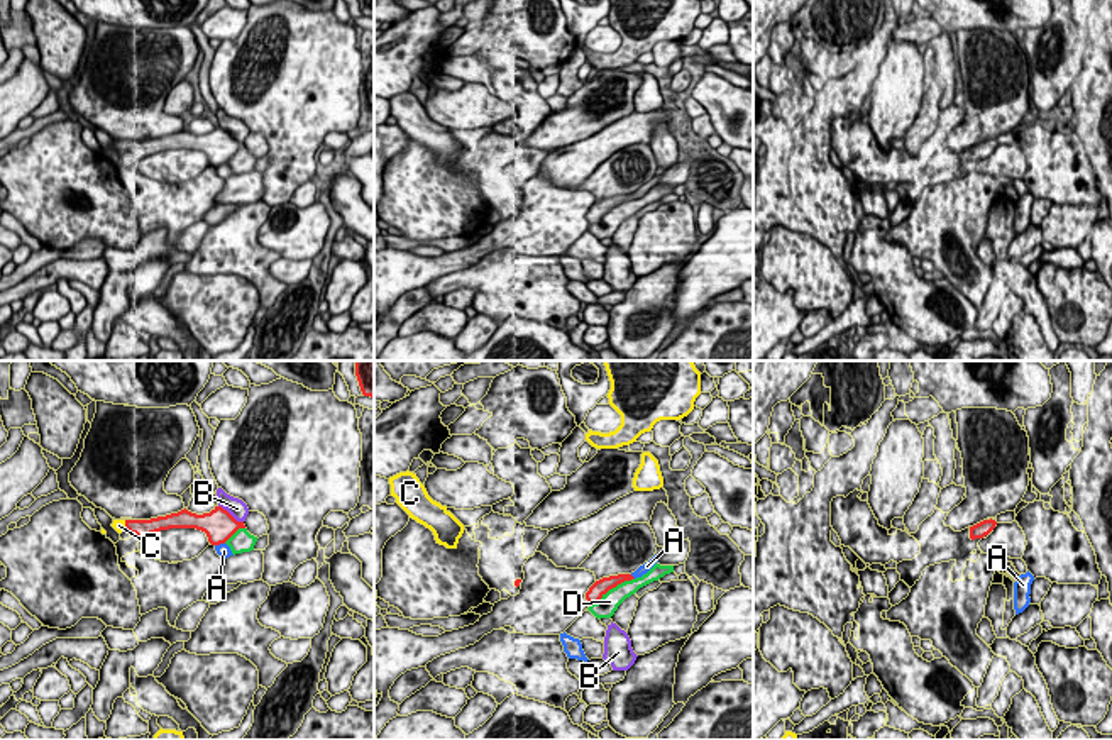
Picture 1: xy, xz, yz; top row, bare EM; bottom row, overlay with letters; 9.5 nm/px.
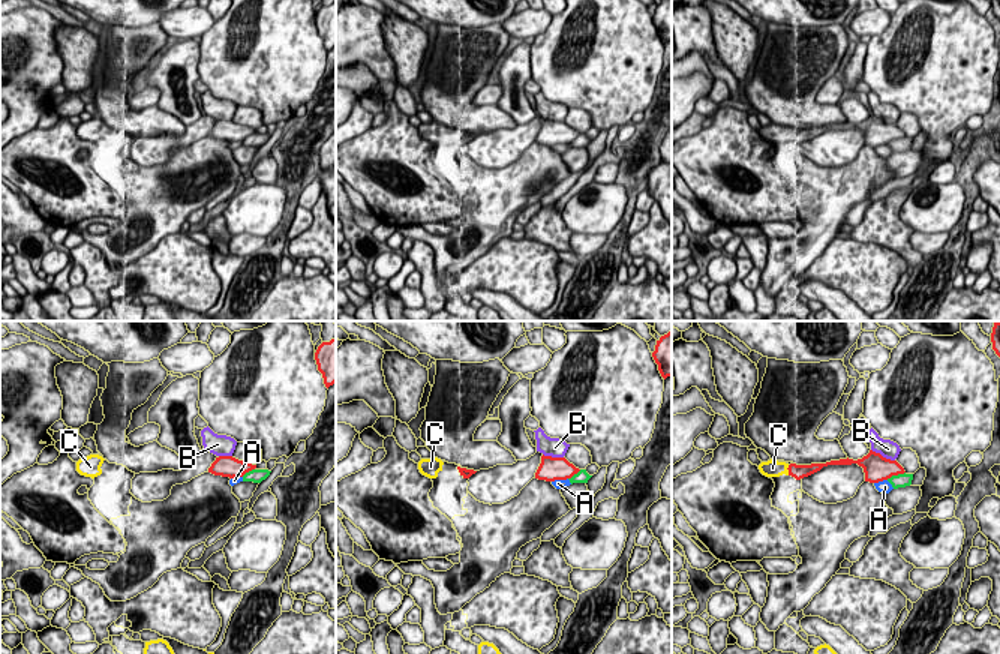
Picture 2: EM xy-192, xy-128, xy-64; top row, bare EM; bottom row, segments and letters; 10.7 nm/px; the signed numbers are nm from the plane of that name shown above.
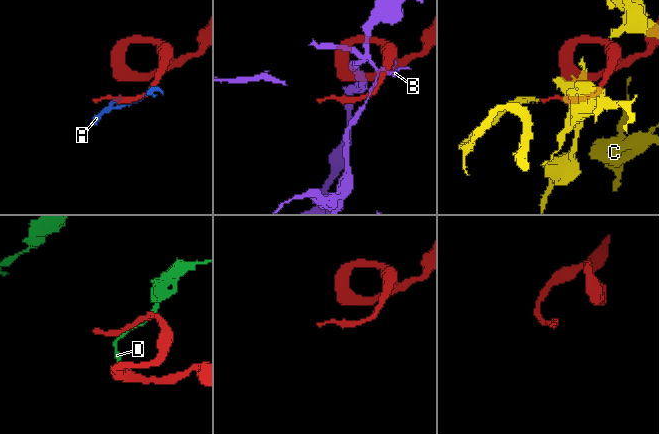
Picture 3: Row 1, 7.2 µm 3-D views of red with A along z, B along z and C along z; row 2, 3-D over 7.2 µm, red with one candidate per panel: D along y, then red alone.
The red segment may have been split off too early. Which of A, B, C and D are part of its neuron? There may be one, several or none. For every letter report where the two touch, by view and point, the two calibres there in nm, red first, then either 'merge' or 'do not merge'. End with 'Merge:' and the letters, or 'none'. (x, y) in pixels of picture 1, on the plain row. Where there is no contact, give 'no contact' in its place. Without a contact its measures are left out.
A: xy (219, 165) | 300/130 nm | do not merge
B: xy (229, 134) | 300/180 nm | do not merge
C: xy (126, 146) | 160/120 nm | merge
D: xz (611, 209) | 140/190 nm | do not merge
Merge: C

